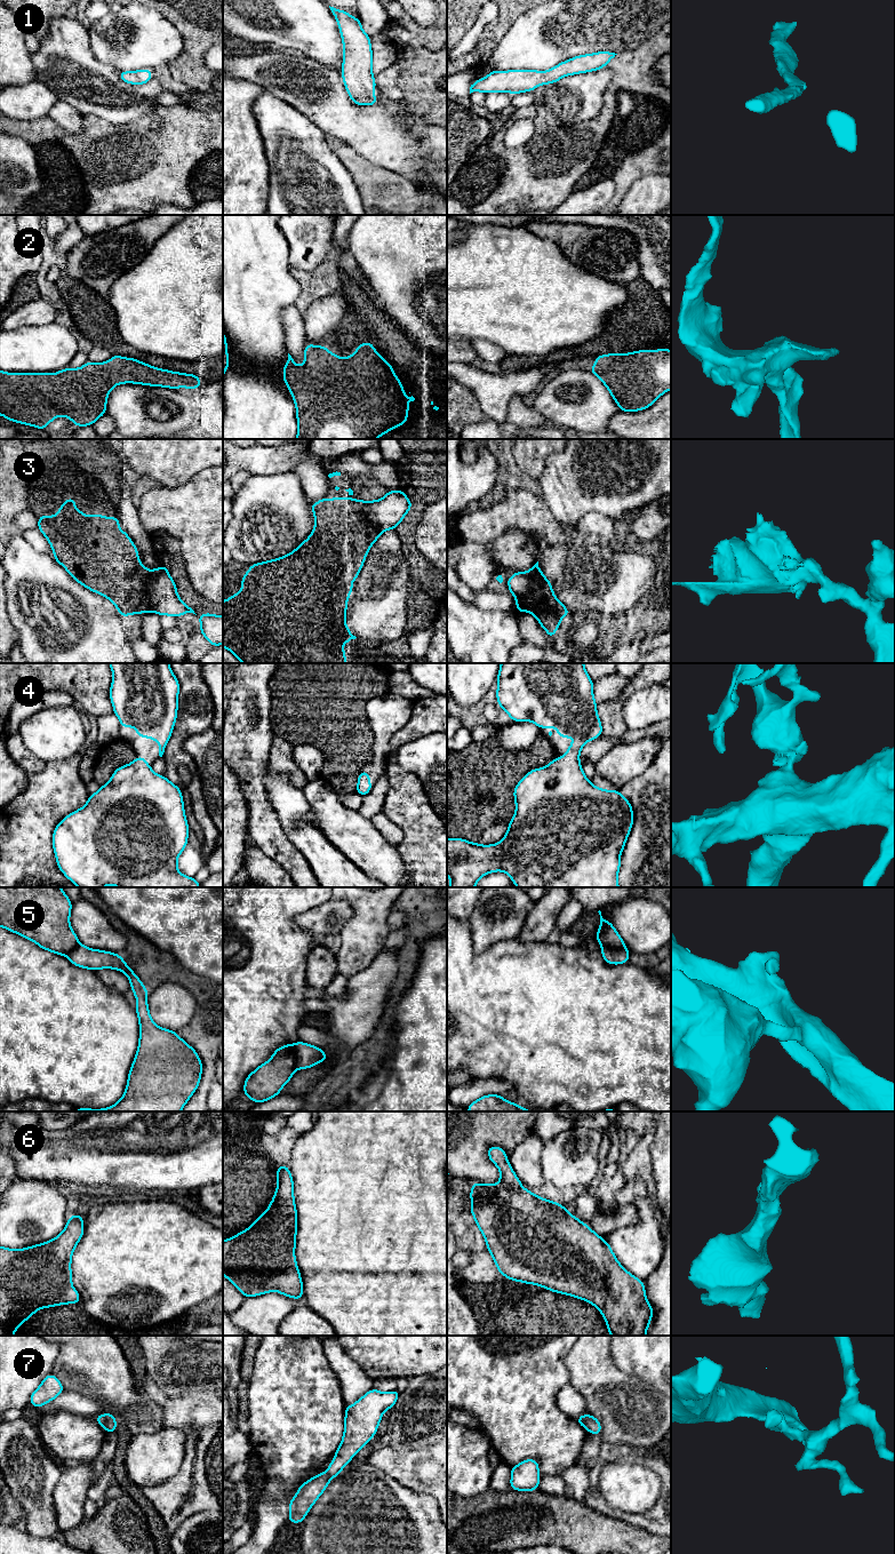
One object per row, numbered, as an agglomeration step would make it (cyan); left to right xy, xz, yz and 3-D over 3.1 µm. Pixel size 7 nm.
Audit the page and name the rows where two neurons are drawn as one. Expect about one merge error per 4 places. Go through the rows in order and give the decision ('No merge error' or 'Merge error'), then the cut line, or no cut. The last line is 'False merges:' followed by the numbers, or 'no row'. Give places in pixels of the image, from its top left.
1: No merge error. No split
2: No merge error. No split
3: Merge error. Split along xy (150, 571), (148, 595), (153, 610)
4: No merge error. No split
5: Merge error. Split along xz (293, 1044), (296, 1068)
6: No merge error. No split
7: Merge error. Split along xy (104, 1415), (106, 1429)
False merges: 3, 5, 7

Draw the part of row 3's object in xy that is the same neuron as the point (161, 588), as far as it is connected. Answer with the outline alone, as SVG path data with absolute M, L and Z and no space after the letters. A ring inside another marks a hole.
M167 564L151 571L151 576L147 581L147 592L152 609L159 616L170 615L179 617L186 613L195 614L194 611L178 597L176 583L168 573ZM207 612L197 616L200 620L199 631L210 645L223 645L223 615L213 615Z

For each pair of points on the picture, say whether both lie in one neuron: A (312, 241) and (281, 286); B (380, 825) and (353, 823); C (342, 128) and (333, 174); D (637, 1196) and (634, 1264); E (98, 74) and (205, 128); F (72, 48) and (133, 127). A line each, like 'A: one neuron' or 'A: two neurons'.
A: two neurons
B: two neurons
C: two neurons
D: one neuron
E: two neurons
F: two neurons

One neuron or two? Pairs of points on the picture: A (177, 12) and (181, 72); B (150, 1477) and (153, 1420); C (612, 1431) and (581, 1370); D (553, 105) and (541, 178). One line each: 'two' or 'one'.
A: one
B: two
C: one
D: two

